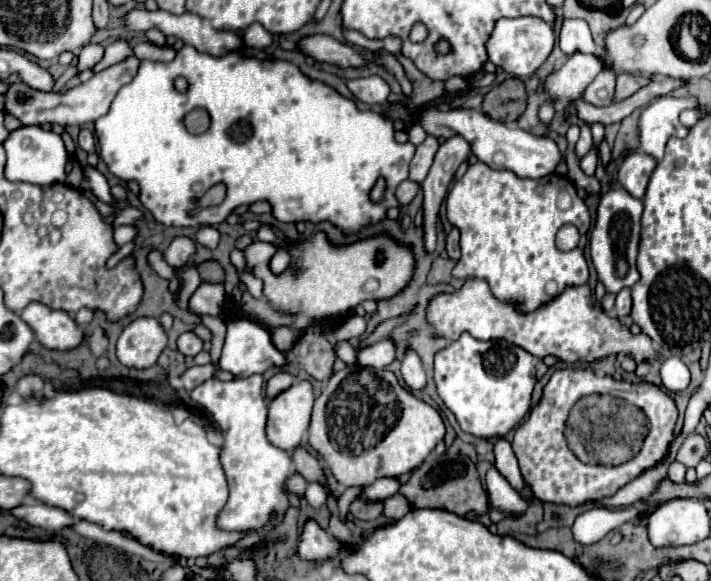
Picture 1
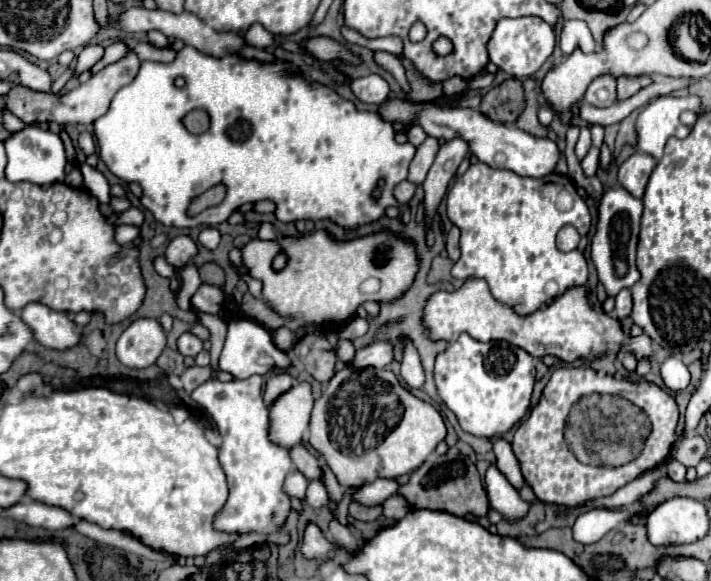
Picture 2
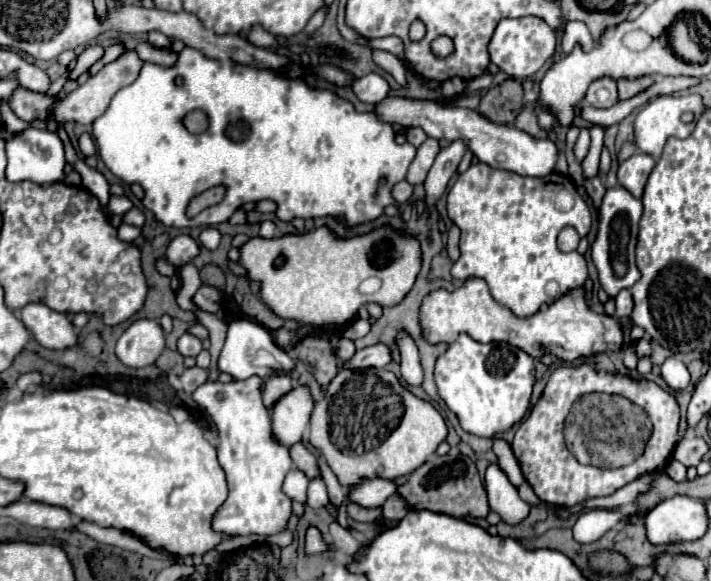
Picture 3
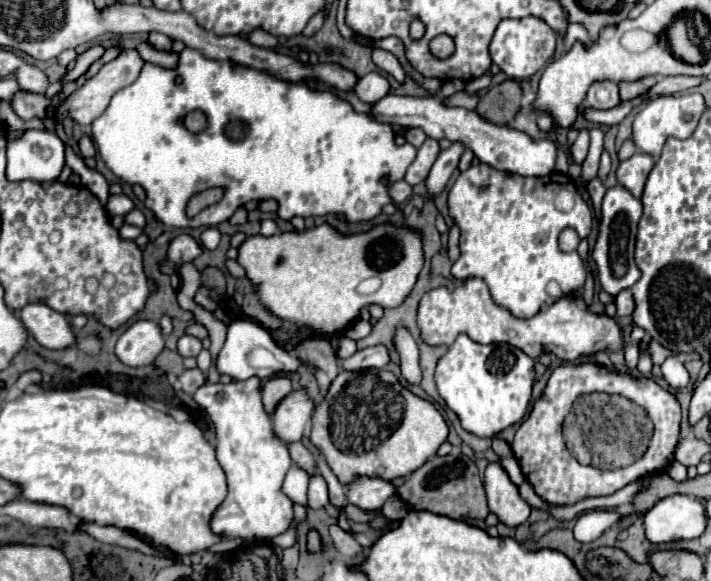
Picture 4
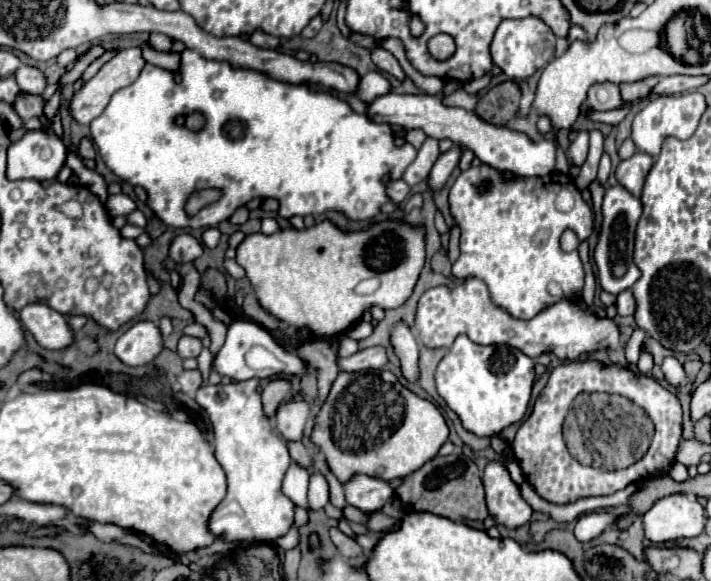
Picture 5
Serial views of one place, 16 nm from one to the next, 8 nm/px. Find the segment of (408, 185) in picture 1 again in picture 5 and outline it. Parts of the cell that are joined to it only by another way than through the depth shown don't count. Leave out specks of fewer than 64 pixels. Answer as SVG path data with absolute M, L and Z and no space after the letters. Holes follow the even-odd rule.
M404 180L386 182L386 188L388 188L388 196L390 196L390 200L392 200L394 204L404 202L404 200L410 196L410 192L412 192L412 188L410 188Z

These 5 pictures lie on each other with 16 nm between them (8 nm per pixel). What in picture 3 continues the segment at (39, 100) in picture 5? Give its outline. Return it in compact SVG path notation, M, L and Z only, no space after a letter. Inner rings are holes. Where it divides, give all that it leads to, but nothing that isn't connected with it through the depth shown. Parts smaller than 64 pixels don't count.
M128 50L124 56L120 56L116 62L104 66L96 76L92 76L86 84L78 86L76 90L72 90L70 94L66 96L50 96L50 94L40 94L40 92L32 92L28 88L22 88L18 86L10 98L8 98L8 106L10 110L24 122L32 122L32 120L54 120L58 124L64 124L64 122L72 122L72 124L92 124L96 118L100 118L108 106L110 106L110 100L112 96L128 86L132 80L136 80L138 76L138 70L136 70L136 64L138 64L138 70L140 70L140 64L142 60L136 56L134 50Z

